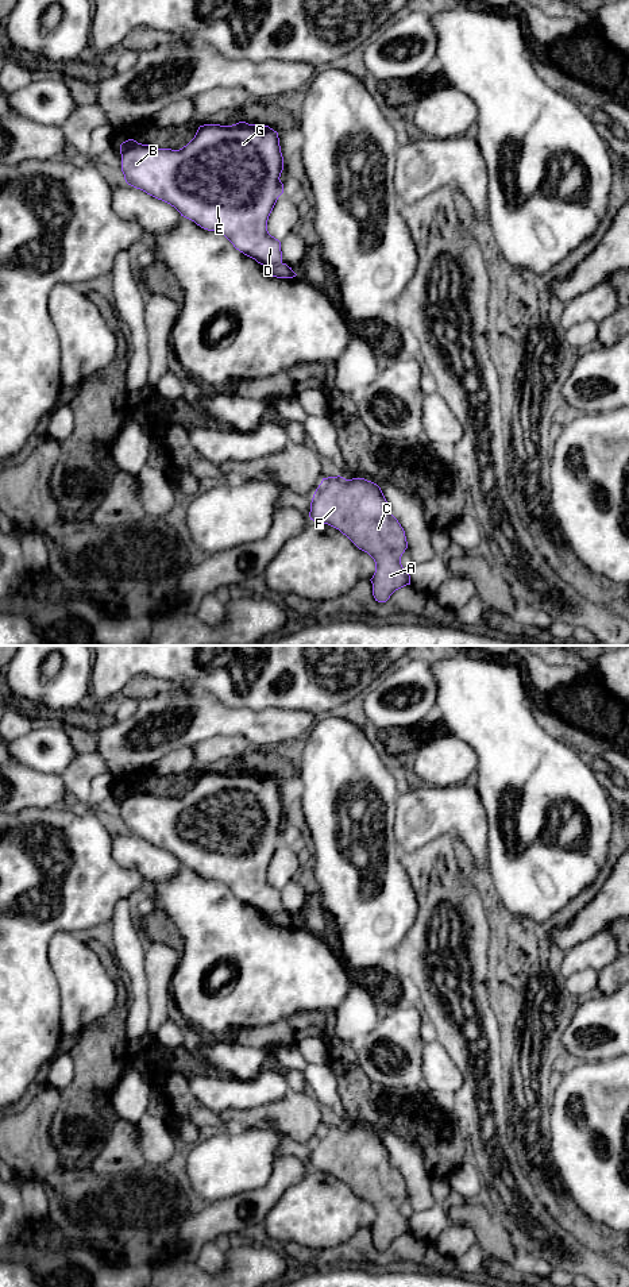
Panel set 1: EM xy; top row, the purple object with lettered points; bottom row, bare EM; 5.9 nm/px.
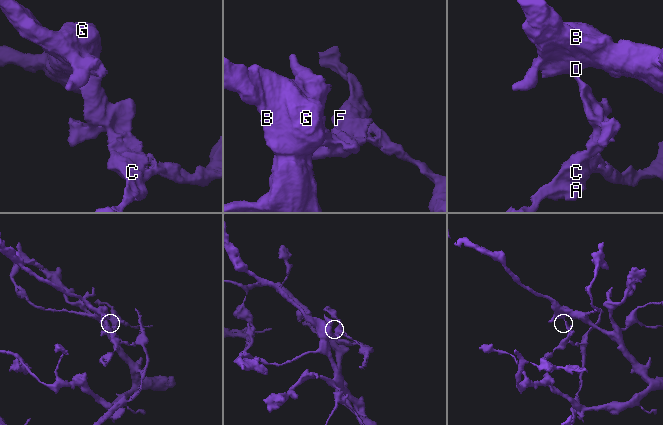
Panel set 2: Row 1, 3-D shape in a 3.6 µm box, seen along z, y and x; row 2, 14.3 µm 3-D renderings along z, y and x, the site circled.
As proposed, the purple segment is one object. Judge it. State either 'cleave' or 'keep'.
cleave

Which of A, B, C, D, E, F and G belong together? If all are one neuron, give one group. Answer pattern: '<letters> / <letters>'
A C F / B D E G

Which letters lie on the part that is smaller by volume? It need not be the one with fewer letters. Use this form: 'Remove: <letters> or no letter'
Remove: A, C, F

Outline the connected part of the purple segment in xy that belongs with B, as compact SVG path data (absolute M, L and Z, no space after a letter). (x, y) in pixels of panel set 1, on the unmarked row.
M204 772L182 797L158 797L128 787L120 793L128 833L174 855L204 878L220 881L236 898L263 914L282 912L281 890L267 879L269 864L283 841L278 781L263 772Z

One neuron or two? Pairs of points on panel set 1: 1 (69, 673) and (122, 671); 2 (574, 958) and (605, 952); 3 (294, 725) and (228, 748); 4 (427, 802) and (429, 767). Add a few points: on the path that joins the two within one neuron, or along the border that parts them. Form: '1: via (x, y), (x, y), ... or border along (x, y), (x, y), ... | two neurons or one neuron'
1: border along (93, 659), (89, 692) | two neurons
2: via (582, 956), (597, 952) | one neuron
3: border along (217, 735), (242, 735), (253, 748) | two neurons
4: border along (412, 781), (432, 786), (459, 785) | two neurons

